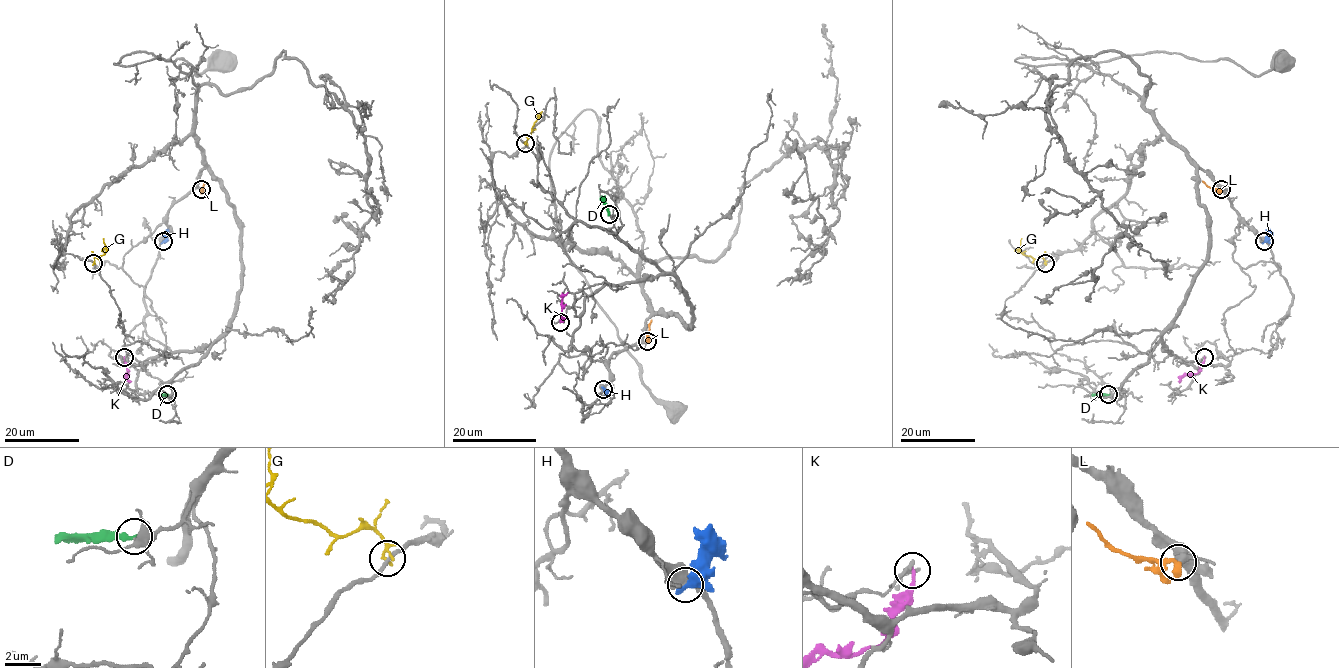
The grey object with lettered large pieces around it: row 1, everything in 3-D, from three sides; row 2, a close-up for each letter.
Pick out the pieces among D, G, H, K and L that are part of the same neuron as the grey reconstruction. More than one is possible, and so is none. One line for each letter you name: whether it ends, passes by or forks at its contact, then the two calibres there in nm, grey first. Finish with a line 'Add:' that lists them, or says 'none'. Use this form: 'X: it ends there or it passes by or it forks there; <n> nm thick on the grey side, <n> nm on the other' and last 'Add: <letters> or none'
Add: none

